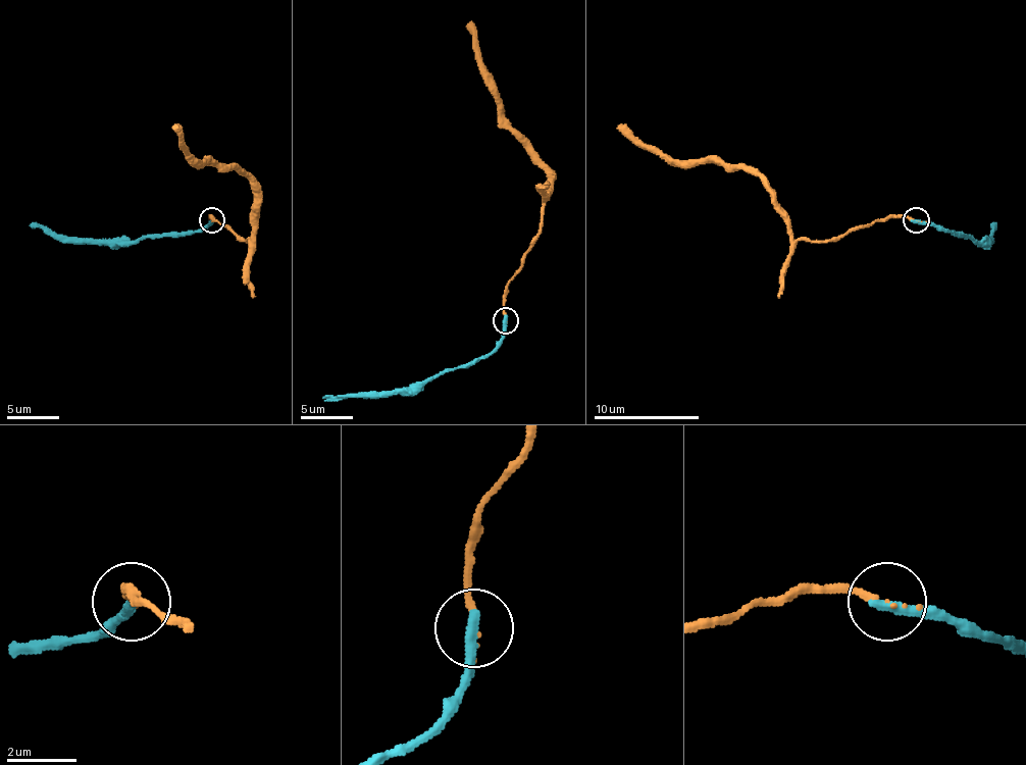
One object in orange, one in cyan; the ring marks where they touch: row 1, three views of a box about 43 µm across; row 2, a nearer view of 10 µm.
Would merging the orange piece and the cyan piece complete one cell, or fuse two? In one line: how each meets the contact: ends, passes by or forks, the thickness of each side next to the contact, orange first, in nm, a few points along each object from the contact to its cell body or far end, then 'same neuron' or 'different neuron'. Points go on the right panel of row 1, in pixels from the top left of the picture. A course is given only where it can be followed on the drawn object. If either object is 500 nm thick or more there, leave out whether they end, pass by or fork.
orange passes by; cyan ends; calibres 120 and 340 nm; course orange (915, 220), (886, 218), (828, 242), (791, 237), (776, 194), (758, 175), (713, 163), (668, 160), (616, 129); course cyan (915, 220), (933, 223), (978, 242), (988, 239), (994, 225); different neuron

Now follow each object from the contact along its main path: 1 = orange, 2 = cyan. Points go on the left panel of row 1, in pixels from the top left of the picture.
1: (212, 220), (244, 242), (252, 237), (254, 187), (236, 168), (197, 160), (184, 147), (178, 129)
2: (212, 220), (194, 231), (125, 242), (55, 239), (42, 228), (29, 225)

